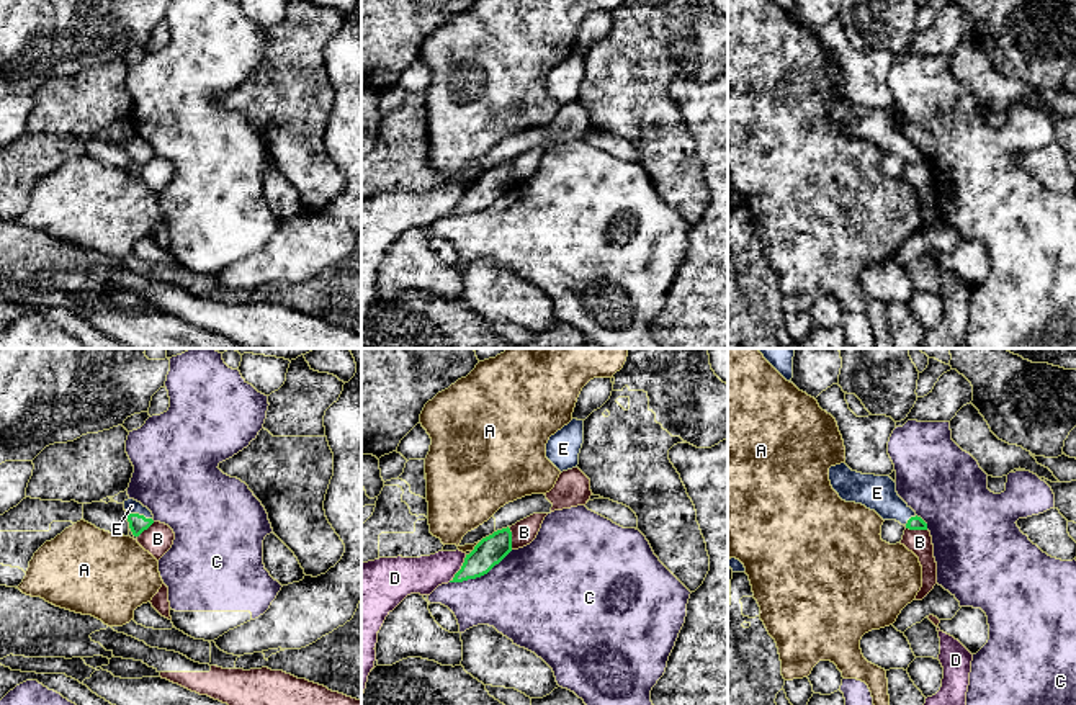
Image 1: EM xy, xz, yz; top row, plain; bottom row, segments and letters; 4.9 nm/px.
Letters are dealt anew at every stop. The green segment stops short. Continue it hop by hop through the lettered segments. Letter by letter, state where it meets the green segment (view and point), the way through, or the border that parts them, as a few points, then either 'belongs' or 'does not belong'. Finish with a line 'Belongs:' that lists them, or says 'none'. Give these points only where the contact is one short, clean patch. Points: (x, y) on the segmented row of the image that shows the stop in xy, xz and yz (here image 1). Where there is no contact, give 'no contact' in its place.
A: xz (475, 547) | along xz (479, 542), (471, 552) | does not belong
B: xz (511, 538) | along xz (507, 527), (512, 537), (512, 548) | does not belong
C: xz (481, 574) | does not belong
D: xz (461, 568) | does not belong
E: xy (141, 516) | across xy (138, 524), (141, 516), (131, 506) | belongs
Belongs: E

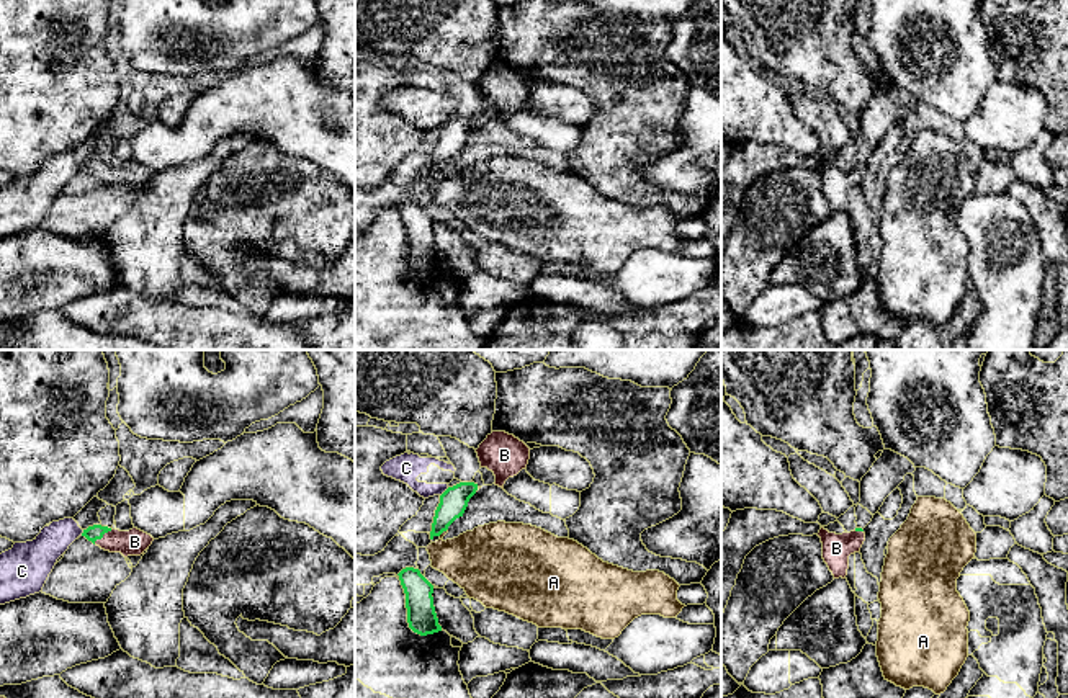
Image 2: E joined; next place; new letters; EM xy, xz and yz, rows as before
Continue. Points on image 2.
A: xz (442, 532) | along xz (447, 528), (439, 535) | does not belong
B: xy (102, 536) | across xy (92, 533), (102, 536), (115, 541), (134, 541) | belongs
C: xz (444, 492) | does not belong
Belongs: B

